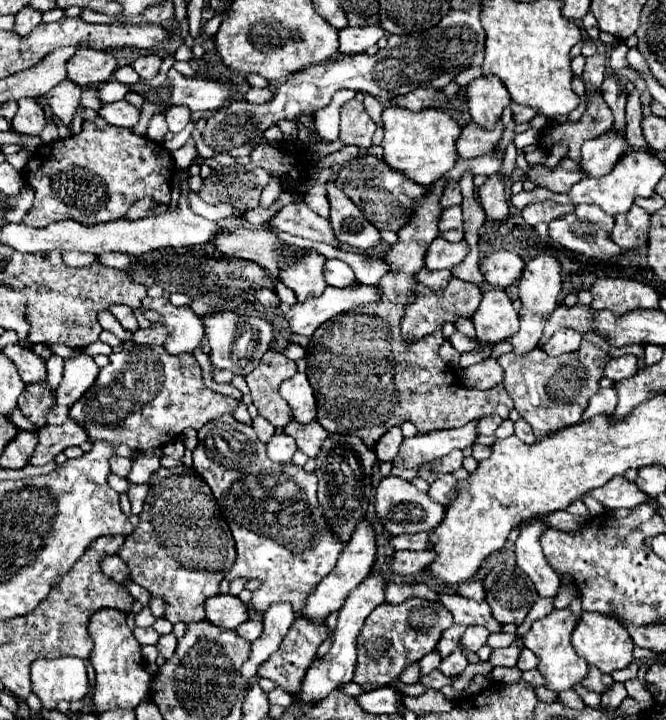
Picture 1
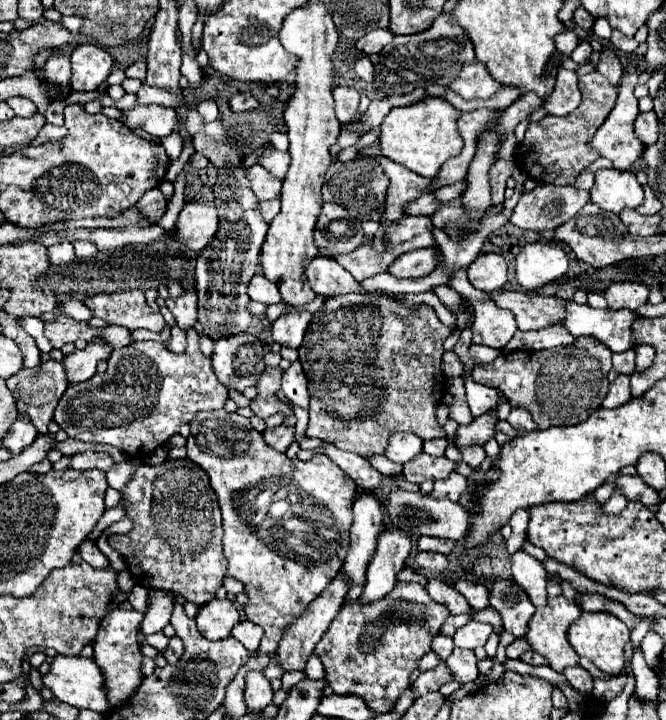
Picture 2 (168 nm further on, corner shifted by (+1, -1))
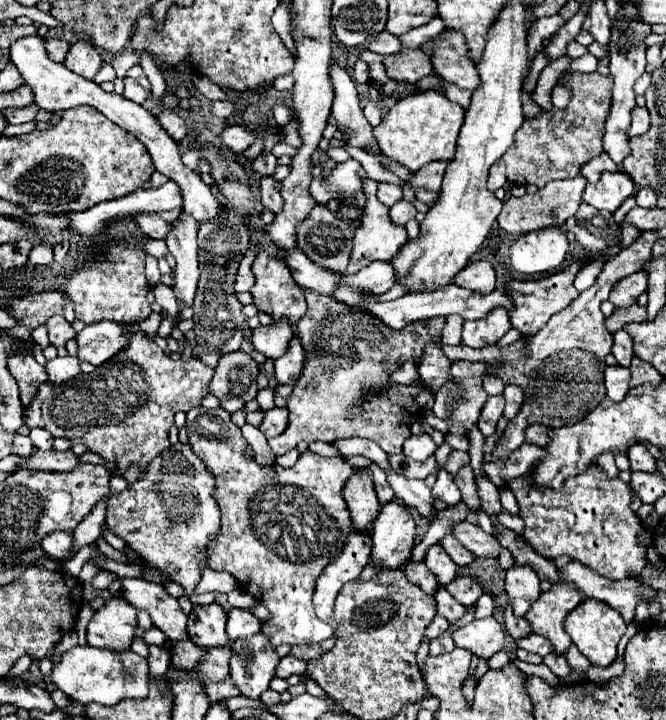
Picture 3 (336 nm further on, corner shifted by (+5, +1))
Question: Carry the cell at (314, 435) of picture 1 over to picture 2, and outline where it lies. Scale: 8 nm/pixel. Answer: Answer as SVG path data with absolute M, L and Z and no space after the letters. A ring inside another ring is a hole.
M326 445L326 455L332 457L332 461L336 465L342 467L342 471L356 481L358 487L366 489L366 491L374 491L376 487L380 487L382 475L360 455L356 453L348 453L348 451L340 451L334 445Z

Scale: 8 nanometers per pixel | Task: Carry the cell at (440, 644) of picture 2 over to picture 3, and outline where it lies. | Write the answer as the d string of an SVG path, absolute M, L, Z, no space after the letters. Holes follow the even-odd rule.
M436 615L434 617L434 621L428 625L428 629L426 629L426 637L428 639L436 639L436 637L440 637L444 631L448 631L448 621L444 621L444 617L440 617L440 615Z

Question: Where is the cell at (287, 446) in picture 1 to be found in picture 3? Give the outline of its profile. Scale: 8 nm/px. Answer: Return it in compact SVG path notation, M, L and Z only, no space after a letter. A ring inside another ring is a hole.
M274 407L270 411L264 413L264 419L260 423L260 431L272 439L272 437L278 437L284 433L284 429L288 427L288 409L286 407Z

